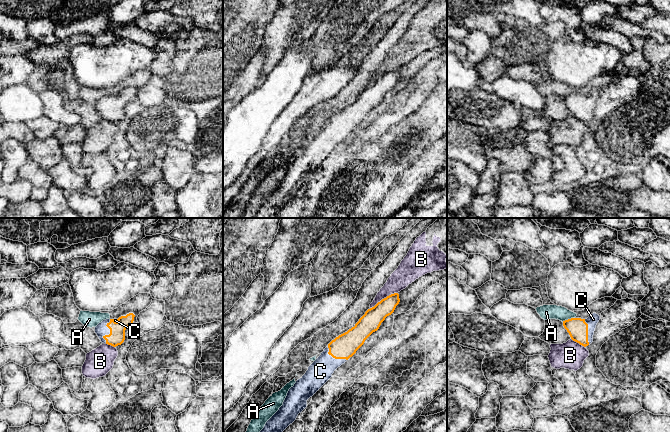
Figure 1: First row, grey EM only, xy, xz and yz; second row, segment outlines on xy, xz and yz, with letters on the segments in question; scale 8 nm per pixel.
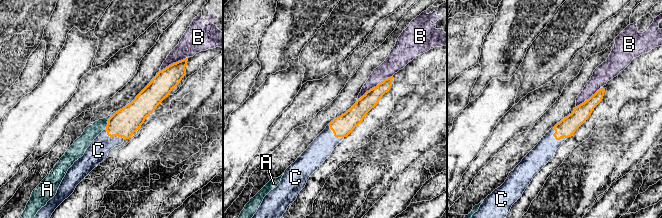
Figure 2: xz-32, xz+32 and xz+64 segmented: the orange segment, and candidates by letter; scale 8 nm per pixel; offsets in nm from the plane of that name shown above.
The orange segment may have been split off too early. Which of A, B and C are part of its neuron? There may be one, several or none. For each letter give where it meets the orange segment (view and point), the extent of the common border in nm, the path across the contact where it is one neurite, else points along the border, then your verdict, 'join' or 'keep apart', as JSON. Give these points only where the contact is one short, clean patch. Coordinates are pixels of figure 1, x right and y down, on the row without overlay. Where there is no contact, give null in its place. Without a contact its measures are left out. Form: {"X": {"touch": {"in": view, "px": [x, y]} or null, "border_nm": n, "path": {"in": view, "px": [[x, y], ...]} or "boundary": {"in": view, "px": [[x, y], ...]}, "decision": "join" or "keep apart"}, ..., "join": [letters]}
{"A": {"touch": {"in": "yz", "px": [568, 95]}, "border_nm": 110, "decision": "keep apart"}, "B": {"touch": {"in": "xz", "px": [384, 74]}, "border_nm": 260, "decision": "keep apart"}, "C": {"touch": {"in": "xy", "px": [110, 108]}, "border_nm": 200, "path": {"in": "xy", "px": [[116, 113], [110, 108], [101, 105]]}, "decision": "join"}, "join": ["C"]}

